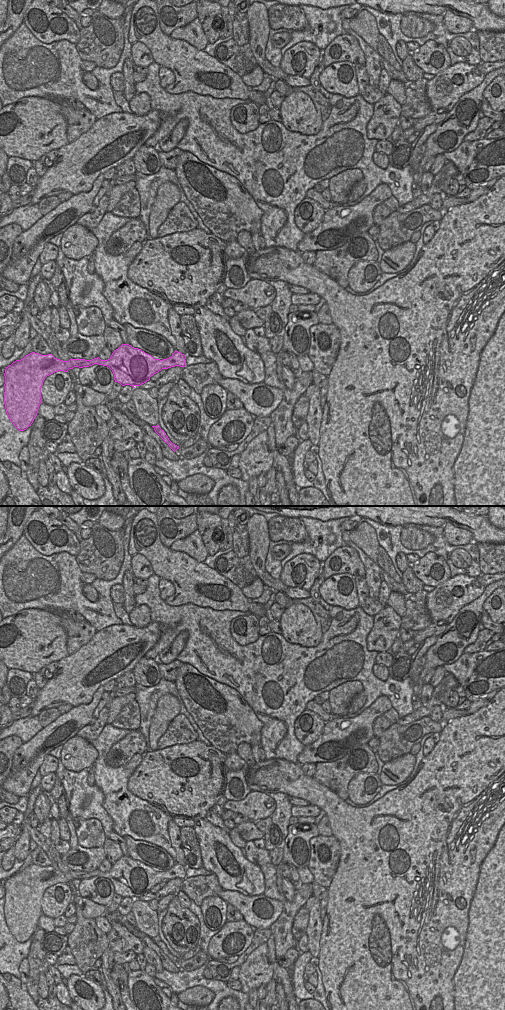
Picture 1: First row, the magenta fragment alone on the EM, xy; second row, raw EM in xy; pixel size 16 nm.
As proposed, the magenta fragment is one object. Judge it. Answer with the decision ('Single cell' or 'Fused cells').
Fused cells

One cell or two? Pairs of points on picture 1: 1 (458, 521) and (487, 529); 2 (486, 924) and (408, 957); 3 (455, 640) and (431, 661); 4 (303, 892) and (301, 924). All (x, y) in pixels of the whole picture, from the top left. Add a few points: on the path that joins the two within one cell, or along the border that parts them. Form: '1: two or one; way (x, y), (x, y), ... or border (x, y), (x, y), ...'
1: one; way (465, 521), (480, 527)
2: one; way (467, 943), (453, 957), (427, 957)
3: one; way (447, 641), (441, 643), (433, 653)
4: two; border (303, 906), (294, 917), (293, 929)

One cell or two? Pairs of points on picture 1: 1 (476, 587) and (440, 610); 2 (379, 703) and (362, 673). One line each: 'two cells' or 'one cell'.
1: one cell
2: two cells

